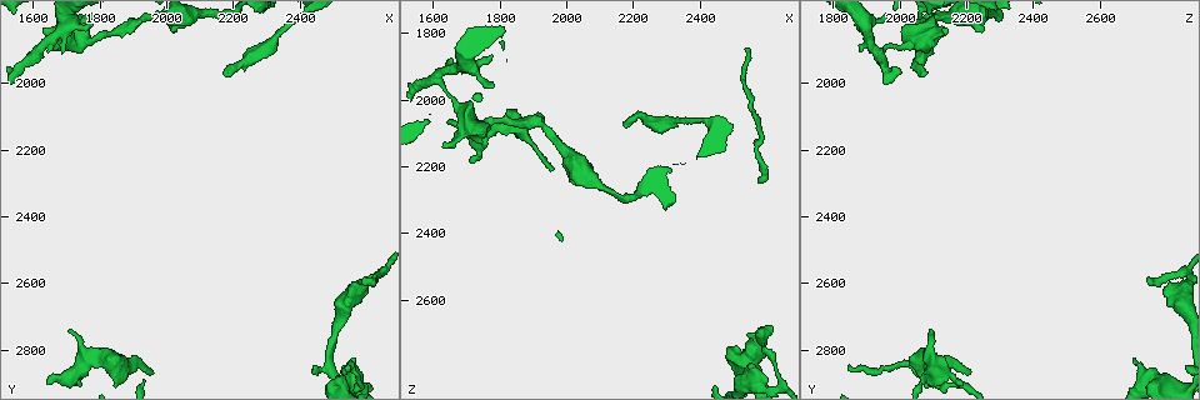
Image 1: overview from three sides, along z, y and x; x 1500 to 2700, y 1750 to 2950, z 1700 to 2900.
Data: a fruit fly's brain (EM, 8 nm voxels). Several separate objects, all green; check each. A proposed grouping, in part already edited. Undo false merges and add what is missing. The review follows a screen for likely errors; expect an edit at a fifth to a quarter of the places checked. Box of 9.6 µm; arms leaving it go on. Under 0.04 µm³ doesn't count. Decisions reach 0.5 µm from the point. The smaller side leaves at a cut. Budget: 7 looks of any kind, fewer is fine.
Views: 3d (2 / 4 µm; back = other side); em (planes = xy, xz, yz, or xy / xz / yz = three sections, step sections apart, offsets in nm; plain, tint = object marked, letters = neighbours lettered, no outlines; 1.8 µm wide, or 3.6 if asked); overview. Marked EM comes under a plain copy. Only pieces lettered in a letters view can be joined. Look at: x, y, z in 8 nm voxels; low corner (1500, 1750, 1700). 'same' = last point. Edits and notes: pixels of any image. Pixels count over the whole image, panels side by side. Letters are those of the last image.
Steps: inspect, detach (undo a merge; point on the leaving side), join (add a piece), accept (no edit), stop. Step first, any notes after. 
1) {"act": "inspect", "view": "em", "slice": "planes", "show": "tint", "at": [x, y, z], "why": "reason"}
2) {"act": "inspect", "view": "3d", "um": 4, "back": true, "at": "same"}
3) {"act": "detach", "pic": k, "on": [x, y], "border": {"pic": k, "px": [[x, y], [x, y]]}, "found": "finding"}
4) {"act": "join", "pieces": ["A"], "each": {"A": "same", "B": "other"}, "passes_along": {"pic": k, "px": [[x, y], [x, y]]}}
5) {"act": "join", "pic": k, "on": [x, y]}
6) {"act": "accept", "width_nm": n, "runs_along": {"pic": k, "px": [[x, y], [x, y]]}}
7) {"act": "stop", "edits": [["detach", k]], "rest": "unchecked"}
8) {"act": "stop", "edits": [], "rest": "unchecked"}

{"act": "inspect", "view": "em", "slice": "xy", "step": 8, "show": "tint", "at": [1710, 2750, 2100]}

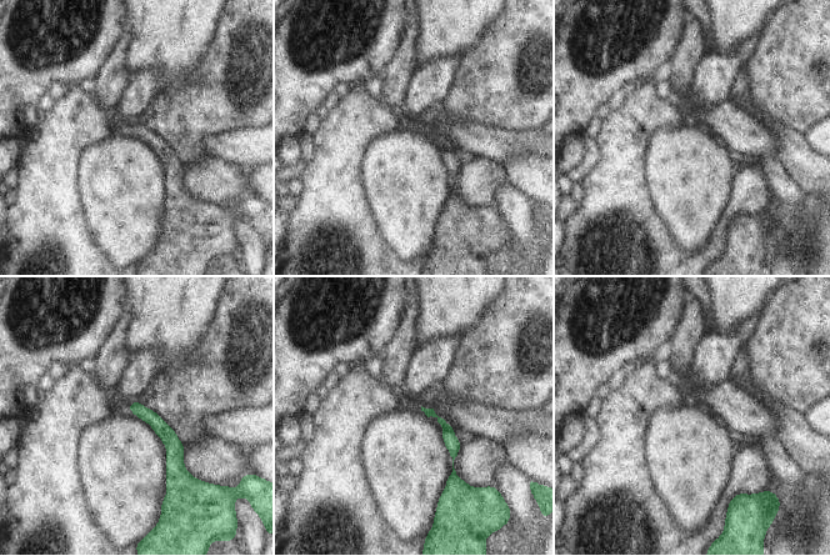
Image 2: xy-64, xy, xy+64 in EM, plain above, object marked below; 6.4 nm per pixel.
{"act": "inspect", "view": "em", "slice": "planes", "show": "letters", "at": "same"}

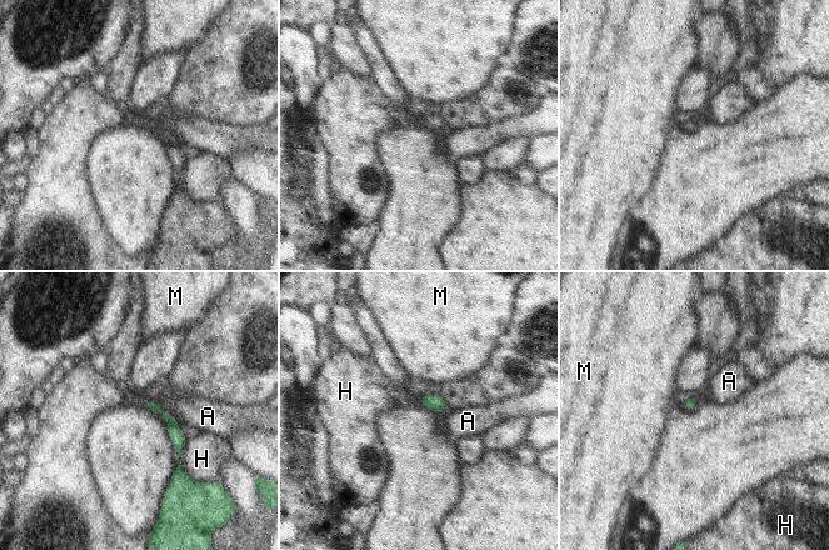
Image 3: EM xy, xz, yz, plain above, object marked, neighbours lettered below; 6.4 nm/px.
{"act": "accept", "each": {"A": "other", "H": "other", "M": "other"}, "found": "no lettered piece goes on from it"}

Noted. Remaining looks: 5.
{"act": "inspect", "view": "3d", "um": 2, "at": [1950, 2860, 2210], "why": "thin end"}

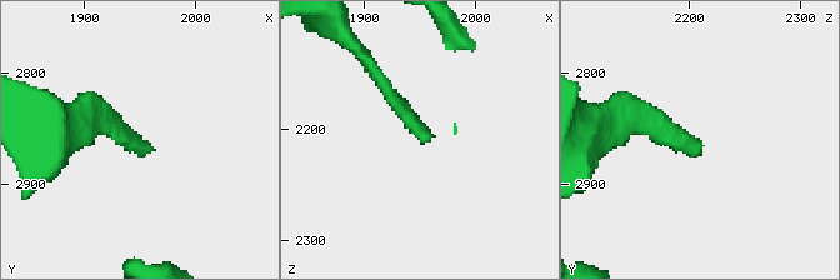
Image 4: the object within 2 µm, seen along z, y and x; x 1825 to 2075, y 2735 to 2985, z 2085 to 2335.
{"act": "inspect", "view": "em", "slice": "planes", "show": "tint", "at": [1954, 2864, 2214]}

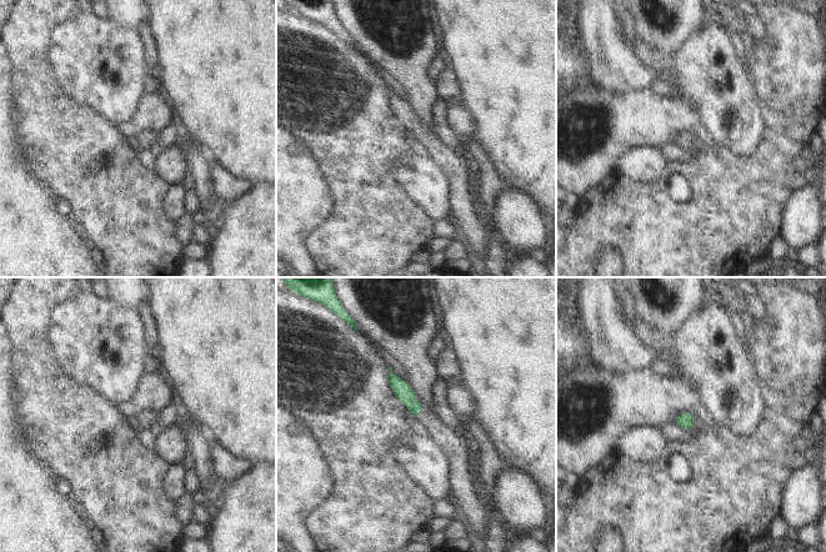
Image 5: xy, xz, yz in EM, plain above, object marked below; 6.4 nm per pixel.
{"act": "inspect", "view": "em", "slice": "planes", "show": "letters", "at": "same"}

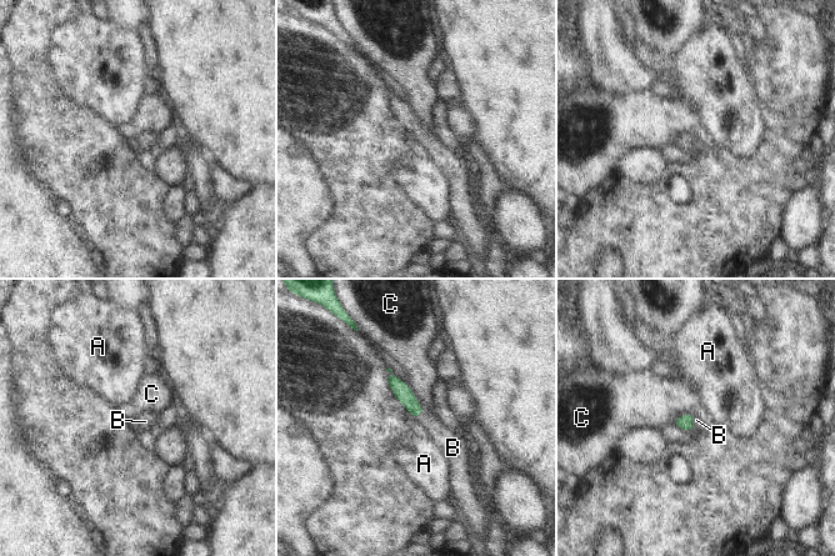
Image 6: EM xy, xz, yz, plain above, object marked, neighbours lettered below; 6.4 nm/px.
{"act": "join", "pieces": ["B"], "each": {"A": "other", "B": "same", "C": "other"}, "passes_along": {"pic": 6, "px": [[401, 390], [420, 415], [448, 442]]}, "found": "the neuron continues"}

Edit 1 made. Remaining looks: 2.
{"act": "inspect", "view": "em", "slice": "xy", "step": 8, "show": "letters", "at": [2180, 1980, 2080], "why": "end of a long branch"}

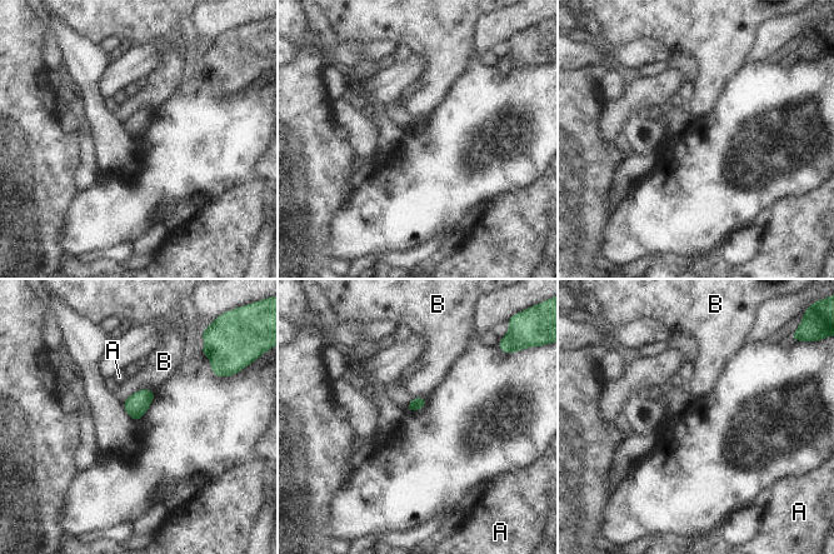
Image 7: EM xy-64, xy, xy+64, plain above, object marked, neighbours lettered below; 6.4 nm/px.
{"act": "inspect", "view": "em", "slice": "planes", "show": "letters", "at": "same"}

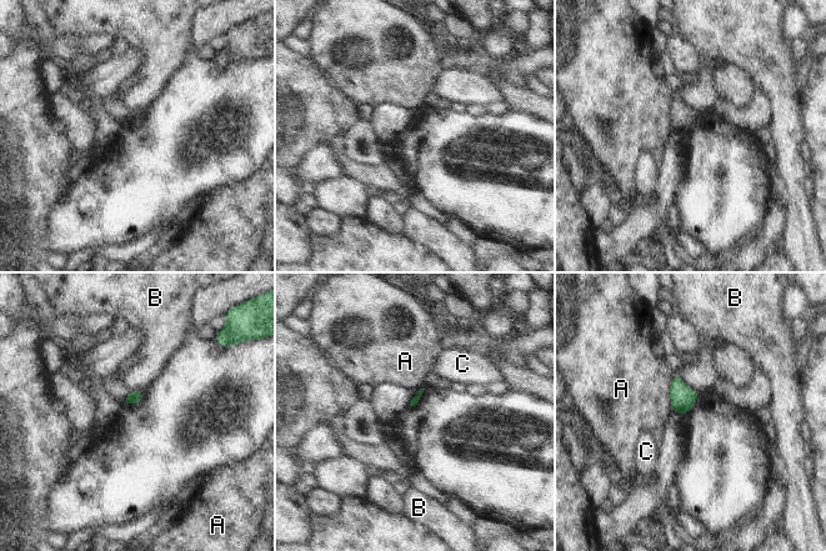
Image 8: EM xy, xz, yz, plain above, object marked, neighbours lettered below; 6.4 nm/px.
{"act": "accept", "each": {"A": "other", "B": "other", "C": "other"}, "border": {"pic": 8, "px": [[676, 372], [689, 386], [700, 394]]}, "found": "no lettered piece goes on from it"}

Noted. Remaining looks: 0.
{"act": "stop", "edits": [["join", 6]], "rest": "unchecked"}

